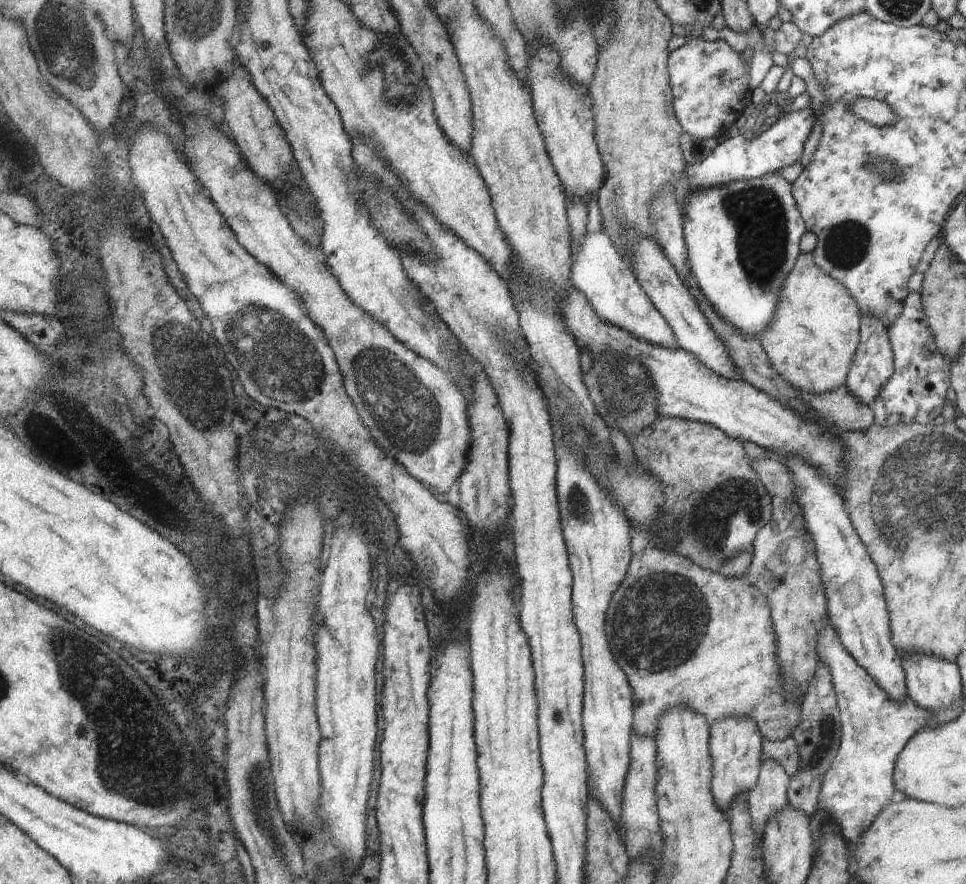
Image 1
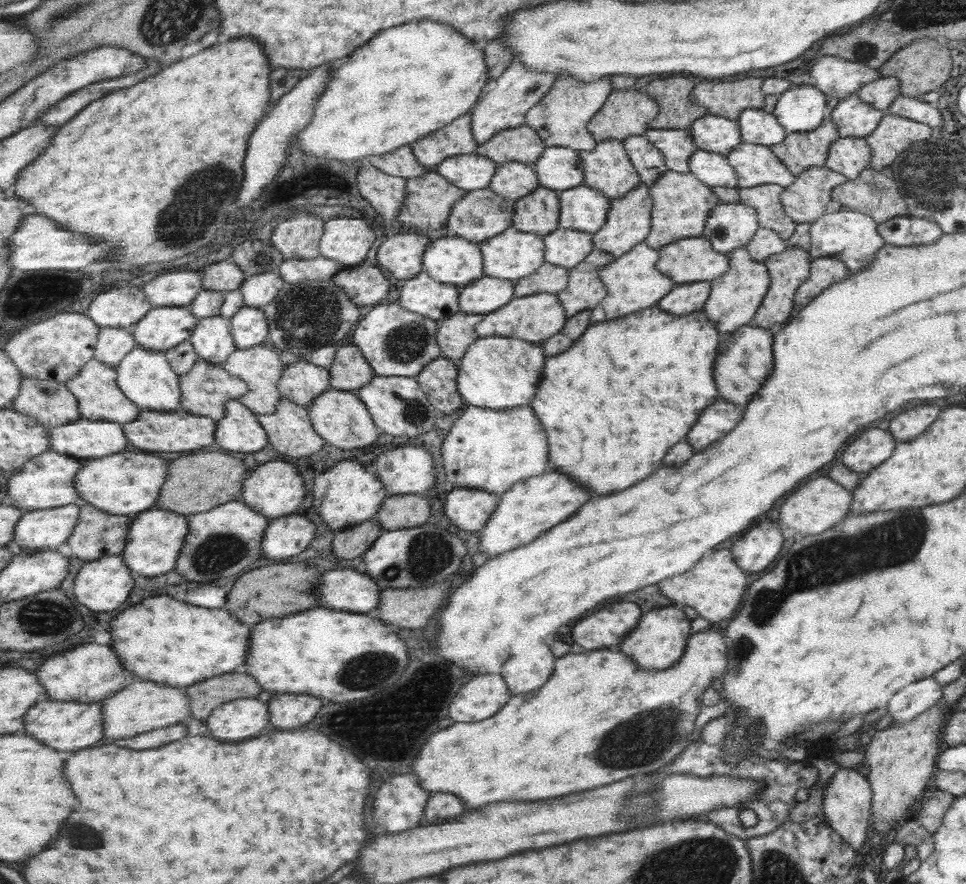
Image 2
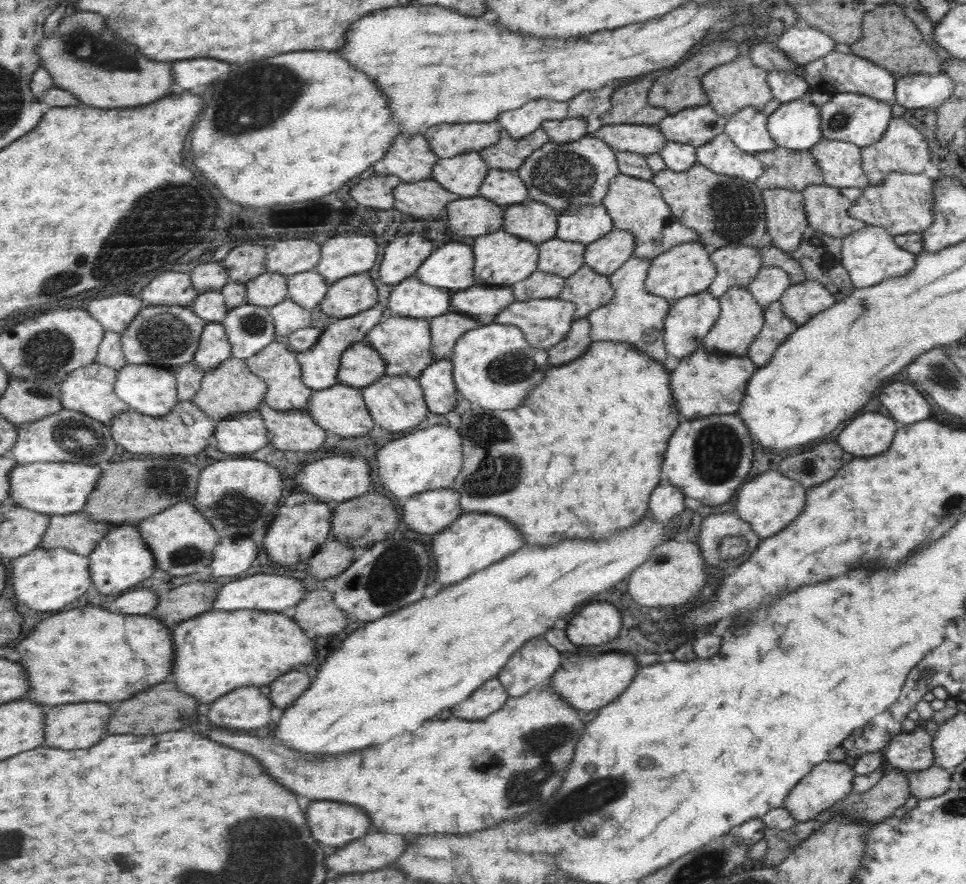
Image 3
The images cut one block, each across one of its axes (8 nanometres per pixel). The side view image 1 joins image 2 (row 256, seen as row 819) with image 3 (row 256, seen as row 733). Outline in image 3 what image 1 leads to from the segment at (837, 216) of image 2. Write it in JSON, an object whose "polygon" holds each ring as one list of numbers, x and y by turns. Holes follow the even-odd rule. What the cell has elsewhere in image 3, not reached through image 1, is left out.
{"polygon":[[865,226,865,228,849,234,841,242,841,266,843,266,845,274,849,276,851,284,855,286,855,290,877,286,885,278,895,280,895,278,909,276,911,270,915,268,915,260,917,260,917,254,901,250,893,242,893,236,887,234,887,230,881,226]]}

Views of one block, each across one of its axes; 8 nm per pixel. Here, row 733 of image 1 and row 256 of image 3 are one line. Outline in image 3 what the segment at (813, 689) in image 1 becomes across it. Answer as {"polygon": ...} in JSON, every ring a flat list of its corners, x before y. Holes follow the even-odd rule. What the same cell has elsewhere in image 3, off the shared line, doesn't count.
{"polygon":[[821,184,821,186,807,186,801,194,803,194,803,208,809,228,803,232,797,250,789,252,789,256,795,258,795,262,803,268,803,272,807,274,807,282,821,284,833,296,835,302,847,300,847,296,855,290,855,286,851,284,849,276,841,266,841,242,849,234,867,226,865,222,851,218,847,212,855,204,855,200,863,194,863,190,861,188,835,190,831,186]]}

